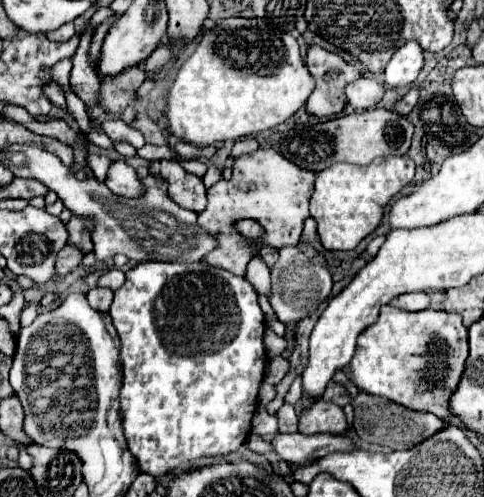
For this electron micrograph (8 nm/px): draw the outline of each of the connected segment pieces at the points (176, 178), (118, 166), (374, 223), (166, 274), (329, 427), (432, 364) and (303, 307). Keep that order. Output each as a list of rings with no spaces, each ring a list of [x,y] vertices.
[[[159,161],[149,165],[149,175],[167,181],[171,197],[185,209],[201,213],[207,205],[205,185],[199,177],[185,173],[177,161]]]
[[[117,159],[111,163],[109,171],[107,171],[107,179],[105,179],[107,187],[115,193],[115,195],[123,195],[123,197],[139,197],[143,193],[143,183],[137,179],[135,169],[129,167],[123,159]]]
[[[379,157],[367,167],[337,163],[317,173],[311,197],[311,217],[317,221],[321,243],[329,251],[351,251],[371,235],[383,219],[385,205],[411,183],[415,175],[413,161],[403,157]]]
[[[147,261],[125,273],[125,283],[115,291],[109,315],[121,339],[123,387],[119,399],[123,431],[141,473],[159,477],[165,469],[183,471],[221,459],[235,459],[237,449],[251,431],[257,393],[267,365],[263,347],[265,317],[249,281],[205,261]]]
[[[317,399],[311,403],[299,417],[299,433],[315,435],[315,433],[345,433],[347,419],[339,405]]]
[[[385,305],[381,307],[379,321],[359,335],[351,371],[361,391],[447,419],[451,417],[449,397],[459,385],[467,355],[467,329],[461,315],[435,309],[413,313]]]
[[[285,247],[285,249],[279,249],[279,259],[275,263],[273,275],[275,275],[275,287],[271,287],[269,303],[277,313],[277,319],[293,333],[297,333],[299,321],[309,317],[313,311],[317,311],[317,307],[325,299],[329,299],[331,287],[333,287],[331,271],[321,259],[311,257],[309,253],[303,253],[299,247]]]

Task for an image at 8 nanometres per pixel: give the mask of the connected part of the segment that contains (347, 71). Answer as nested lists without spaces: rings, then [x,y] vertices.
[[[319,45],[309,47],[305,63],[317,81],[315,91],[307,99],[307,113],[315,117],[331,117],[341,113],[347,105],[345,87],[359,79],[361,71],[337,53],[325,51]]]

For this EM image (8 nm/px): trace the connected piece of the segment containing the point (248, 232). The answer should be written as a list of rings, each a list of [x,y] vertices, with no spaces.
[[[243,221],[245,225],[241,225],[239,229],[243,231],[243,237],[245,239],[249,239],[249,241],[257,241],[261,235],[263,235],[263,229],[261,229],[261,225],[257,223],[257,221]]]

